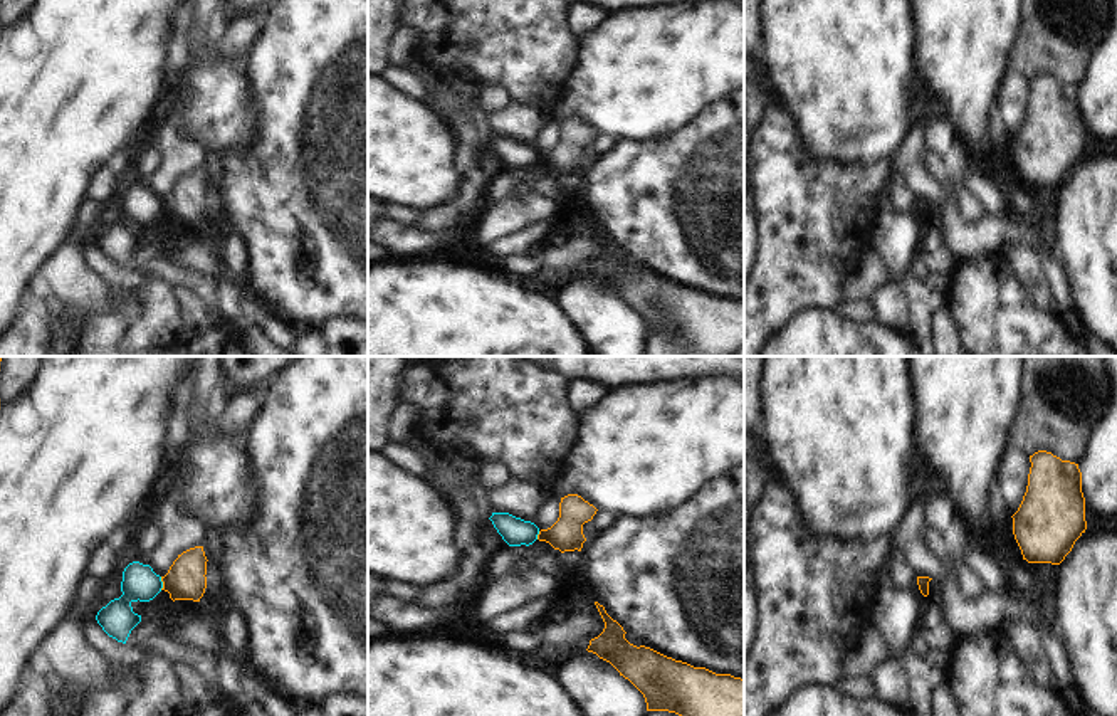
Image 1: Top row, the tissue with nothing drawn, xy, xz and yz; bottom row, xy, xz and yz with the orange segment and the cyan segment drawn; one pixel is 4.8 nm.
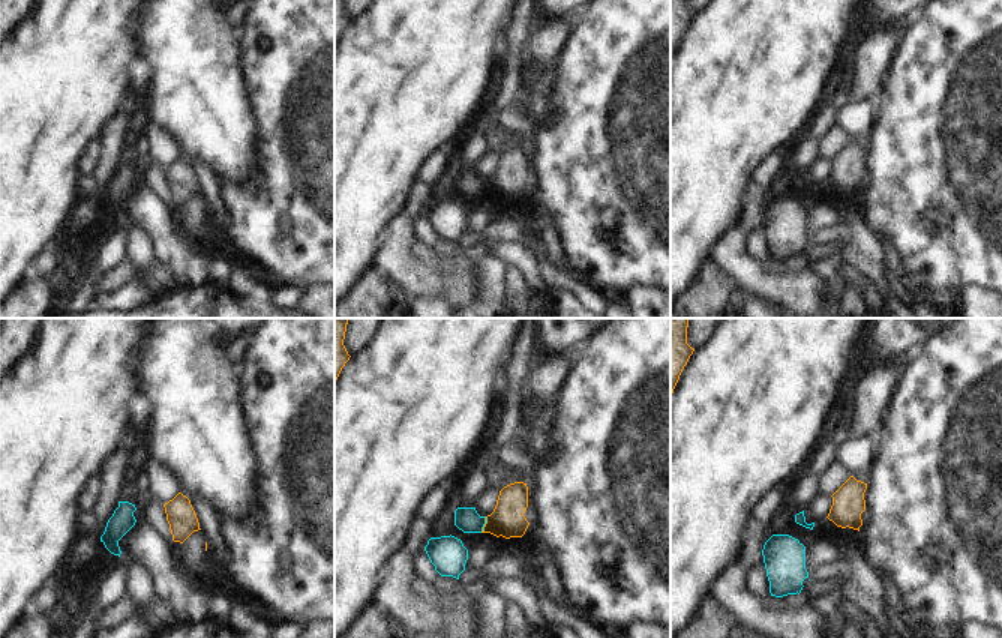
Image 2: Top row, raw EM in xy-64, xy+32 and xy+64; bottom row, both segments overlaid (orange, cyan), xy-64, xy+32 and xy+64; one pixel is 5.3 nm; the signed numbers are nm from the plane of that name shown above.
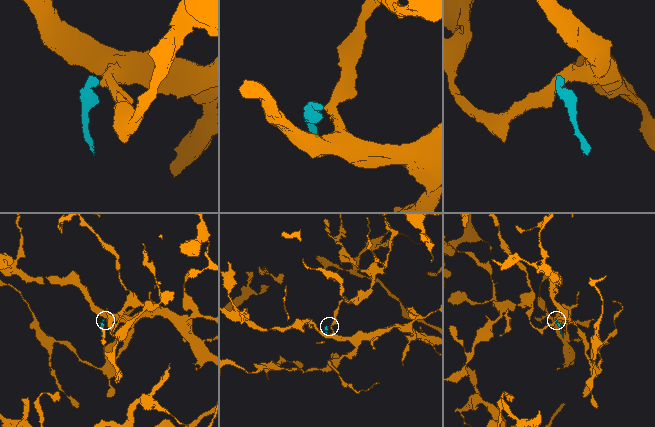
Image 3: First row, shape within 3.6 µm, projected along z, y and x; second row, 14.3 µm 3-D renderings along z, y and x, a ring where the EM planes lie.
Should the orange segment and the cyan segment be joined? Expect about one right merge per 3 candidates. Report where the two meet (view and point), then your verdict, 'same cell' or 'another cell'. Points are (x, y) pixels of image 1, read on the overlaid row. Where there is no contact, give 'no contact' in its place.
xy (163, 584) | another cell

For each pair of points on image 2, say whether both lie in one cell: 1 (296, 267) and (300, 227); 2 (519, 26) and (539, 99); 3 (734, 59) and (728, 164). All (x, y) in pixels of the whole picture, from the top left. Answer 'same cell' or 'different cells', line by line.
1: same cell
2: different cells
3: same cell

